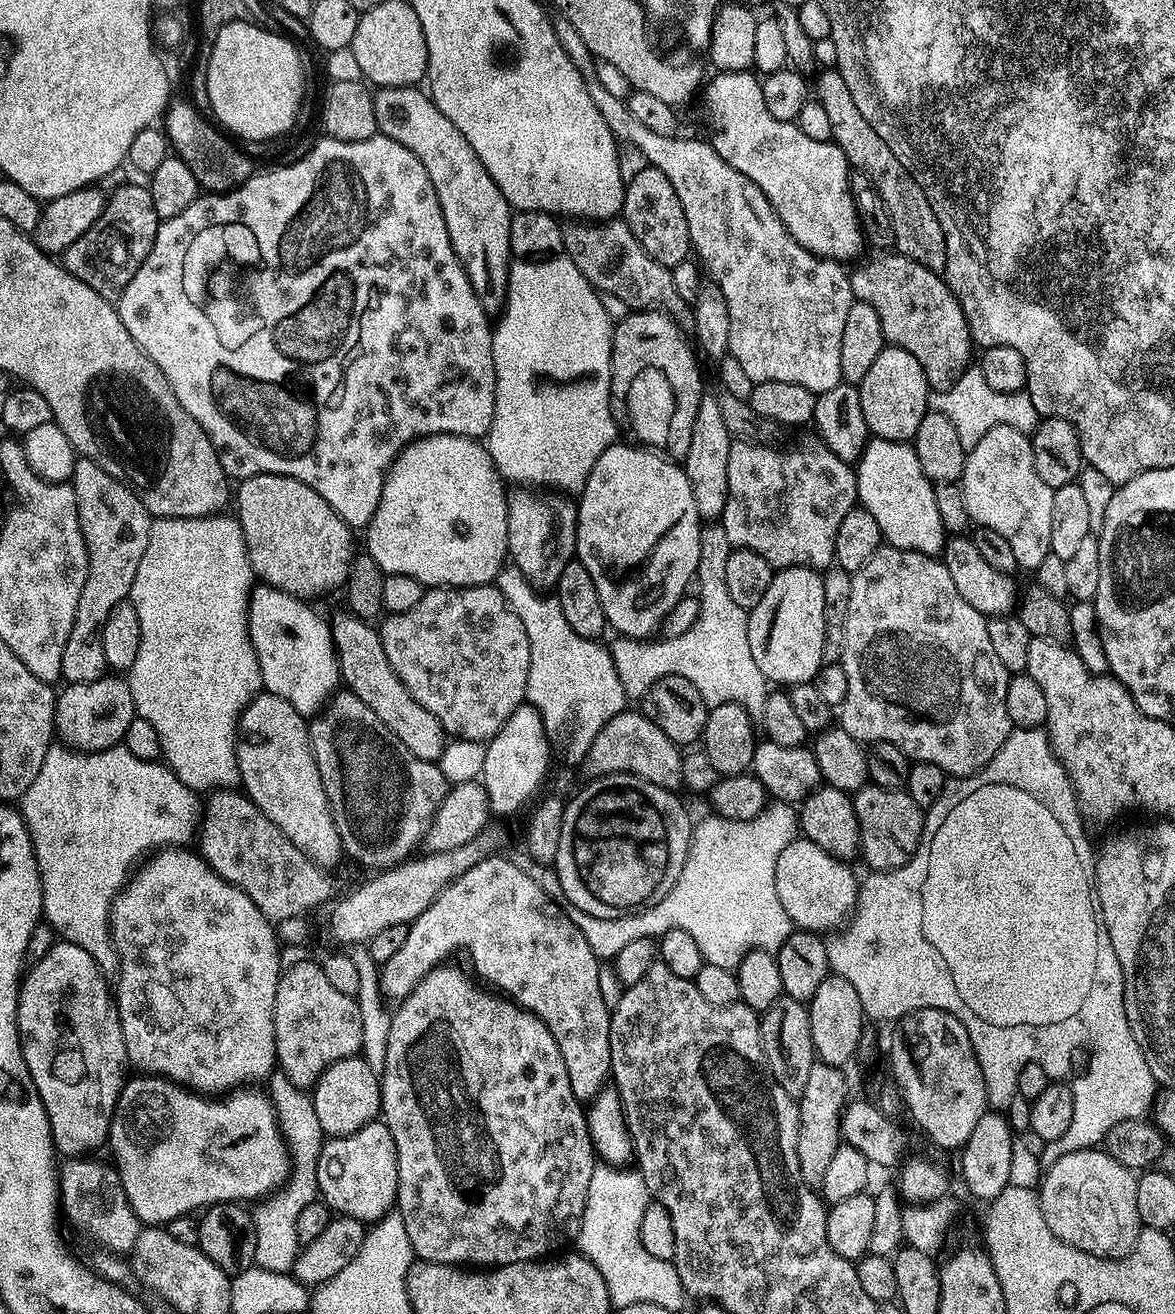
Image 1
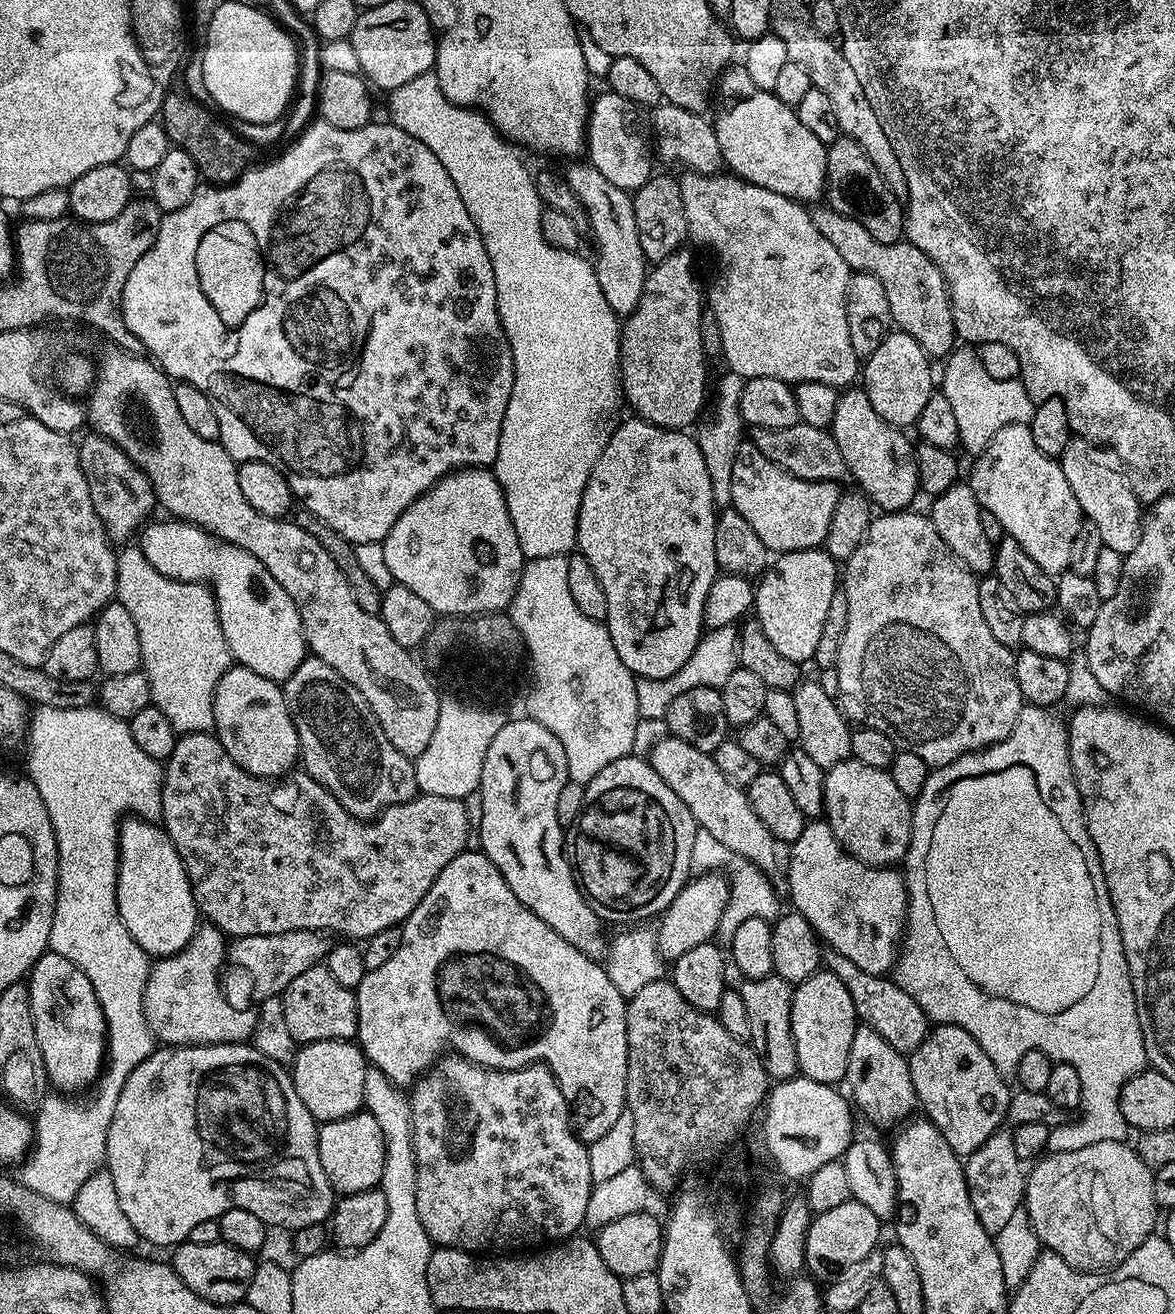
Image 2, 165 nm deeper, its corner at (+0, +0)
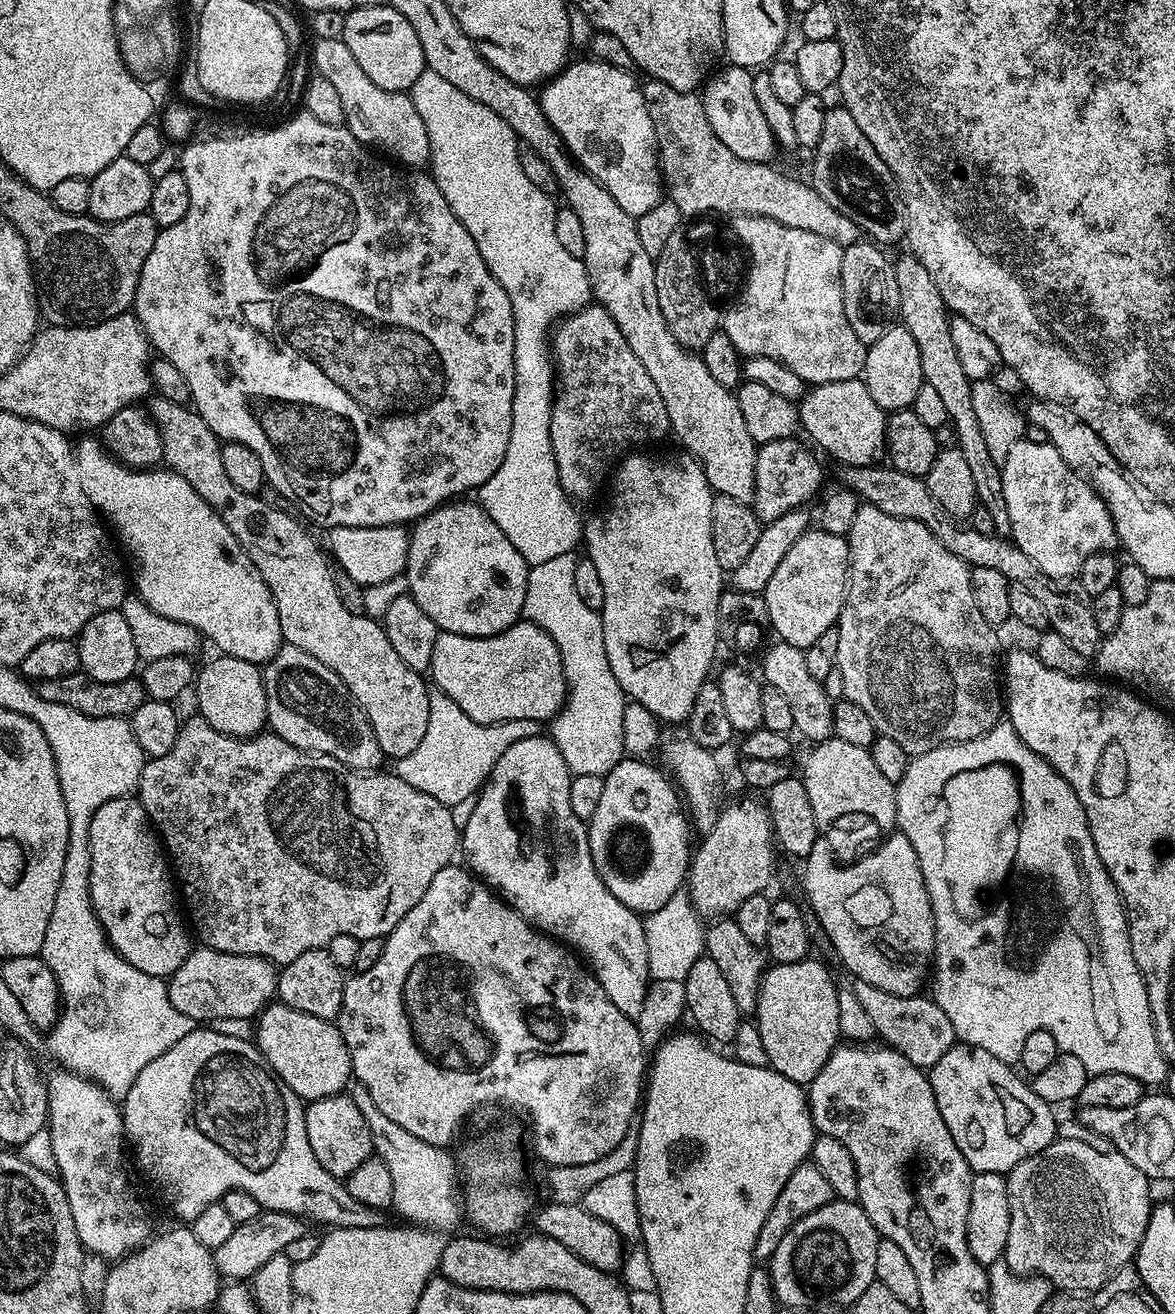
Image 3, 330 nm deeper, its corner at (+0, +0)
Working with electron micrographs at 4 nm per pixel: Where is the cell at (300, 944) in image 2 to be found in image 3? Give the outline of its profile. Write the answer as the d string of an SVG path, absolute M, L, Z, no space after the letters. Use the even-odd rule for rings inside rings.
M196 946L166 983L174 1010L186 1014L186 1018L197 1022L211 1022L214 1018L252 1020L273 1003L277 975L277 965L271 960Z

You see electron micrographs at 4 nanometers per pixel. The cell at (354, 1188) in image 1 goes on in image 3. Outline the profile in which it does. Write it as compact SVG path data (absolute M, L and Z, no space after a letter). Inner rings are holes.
M341 1094L313 1100L305 1107L304 1117L306 1118L306 1138L310 1138L310 1150L314 1150L314 1158L318 1158L318 1162L322 1162L322 1170L326 1170L331 1176L346 1178L350 1174L354 1174L354 1170L358 1170L358 1166L362 1166L362 1162L366 1162L373 1156L374 1137L372 1131L362 1110L358 1110L358 1106L354 1106L351 1095Z

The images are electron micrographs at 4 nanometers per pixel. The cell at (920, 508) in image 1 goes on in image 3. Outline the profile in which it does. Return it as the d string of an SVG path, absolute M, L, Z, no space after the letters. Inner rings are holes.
M863 379L826 382L809 387L798 402L798 407L800 428L808 431L807 439L821 453L824 451L826 455L840 460L841 465L873 466L879 461L876 460L879 456L881 459L885 455L884 438L888 416L878 406L878 402L874 402Z

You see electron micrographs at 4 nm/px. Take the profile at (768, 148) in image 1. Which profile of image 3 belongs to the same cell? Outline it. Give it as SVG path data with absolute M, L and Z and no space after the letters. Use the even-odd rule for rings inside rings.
M724 66L709 75L702 88L702 99L706 118L713 128L714 134L738 158L746 162L769 163L772 155L778 152L774 134L767 124L762 110L758 110L758 102L754 98L752 85L753 73L747 68Z

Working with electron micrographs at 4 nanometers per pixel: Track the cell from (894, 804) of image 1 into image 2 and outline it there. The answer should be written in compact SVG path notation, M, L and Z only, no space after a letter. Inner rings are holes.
M849 758L825 771L824 816L848 855L871 868L890 868L907 856L913 807L910 797L898 790L894 778L883 768Z

